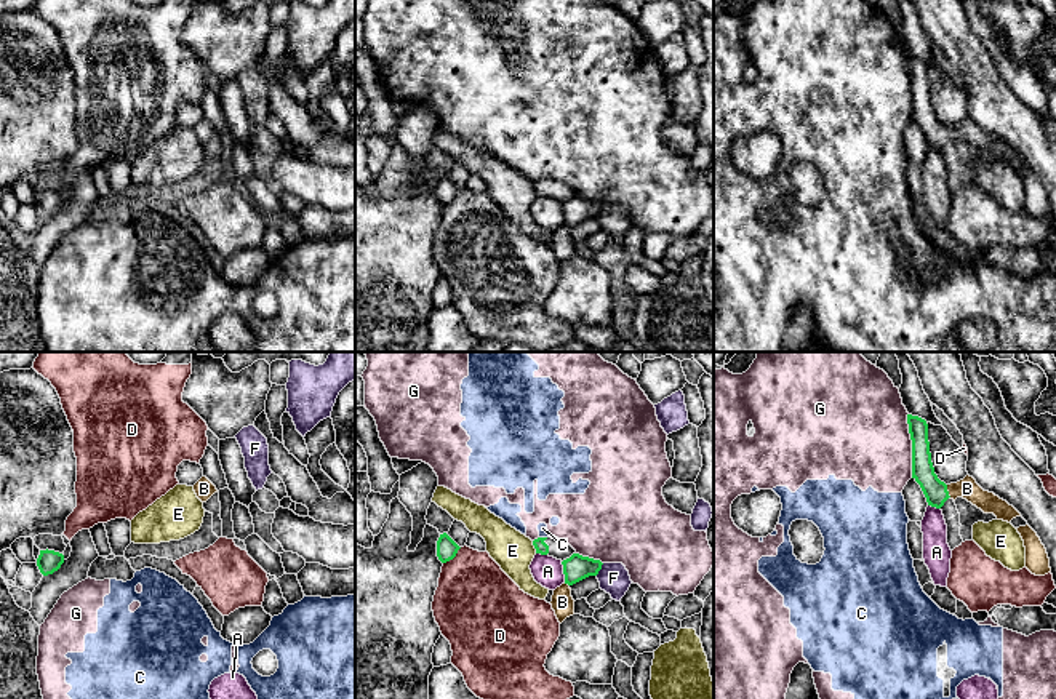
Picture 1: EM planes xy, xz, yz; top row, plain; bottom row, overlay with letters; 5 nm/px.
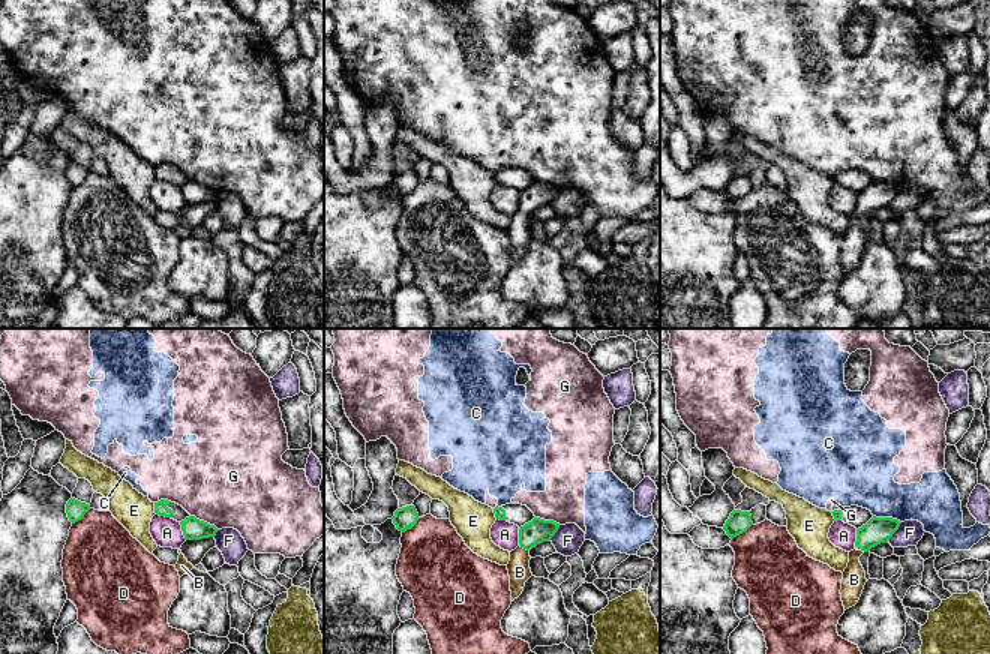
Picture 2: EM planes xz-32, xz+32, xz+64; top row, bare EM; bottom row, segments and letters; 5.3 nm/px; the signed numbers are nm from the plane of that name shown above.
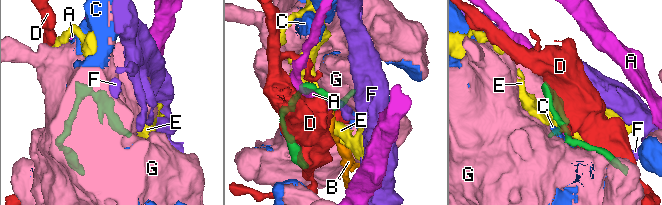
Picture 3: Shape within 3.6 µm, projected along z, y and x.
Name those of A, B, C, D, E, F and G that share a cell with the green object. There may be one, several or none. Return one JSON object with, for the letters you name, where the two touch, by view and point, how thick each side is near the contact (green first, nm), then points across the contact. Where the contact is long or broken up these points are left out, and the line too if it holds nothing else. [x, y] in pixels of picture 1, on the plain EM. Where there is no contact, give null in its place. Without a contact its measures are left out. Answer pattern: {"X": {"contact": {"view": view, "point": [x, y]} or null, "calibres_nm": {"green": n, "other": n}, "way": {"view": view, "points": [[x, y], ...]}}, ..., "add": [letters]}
{"B": {"contact": {"view": "yz", "point": [948, 133]}, "calibres_nm": {"green": 120, "other": 110}, "way": {"view": "yz", "points": [[936, 135], [948, 133], [967, 130]]}}, "add": ["B"]}

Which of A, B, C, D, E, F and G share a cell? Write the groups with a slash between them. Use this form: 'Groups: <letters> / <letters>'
Groups: A / B / C G / D / E / F

